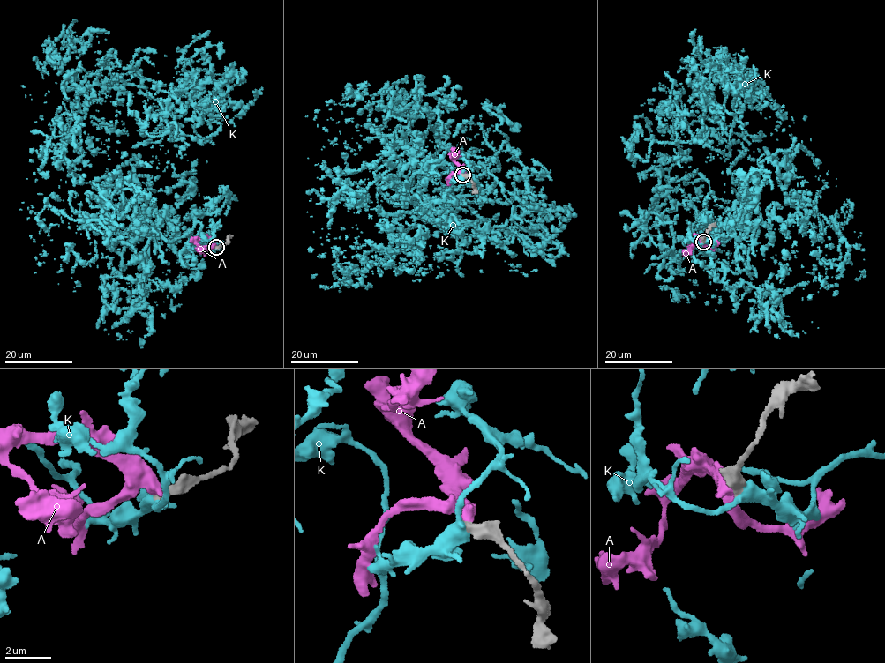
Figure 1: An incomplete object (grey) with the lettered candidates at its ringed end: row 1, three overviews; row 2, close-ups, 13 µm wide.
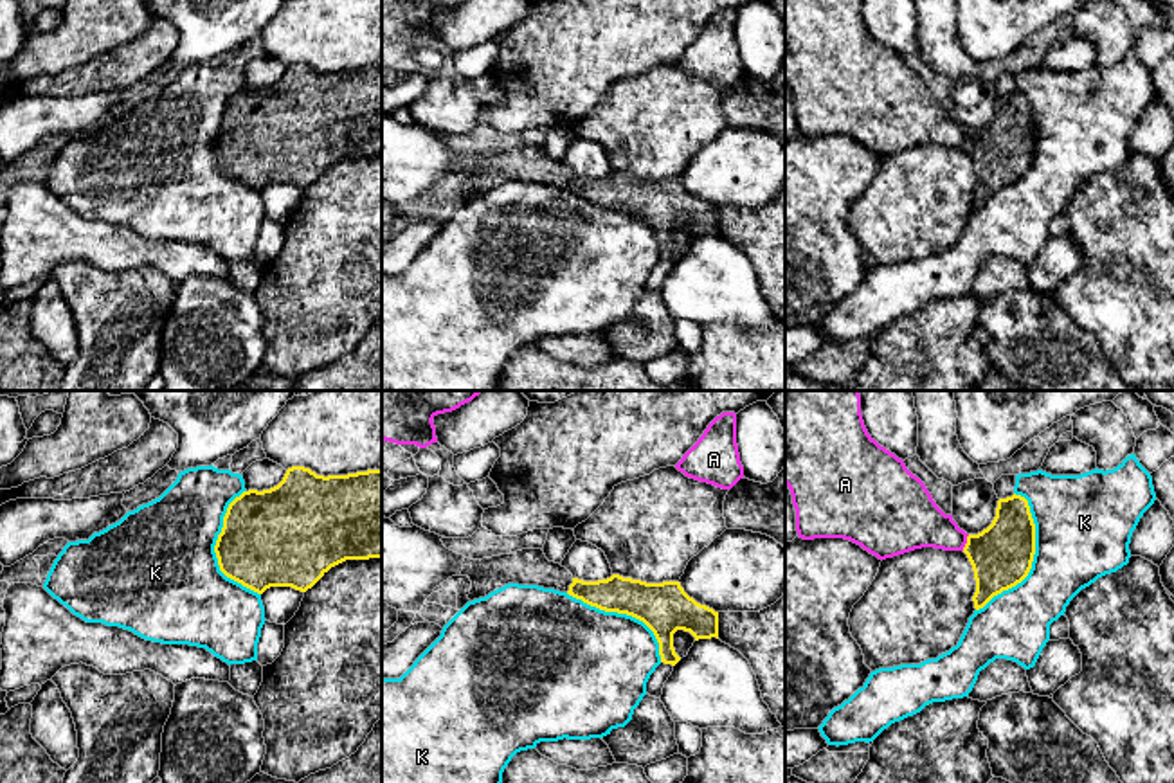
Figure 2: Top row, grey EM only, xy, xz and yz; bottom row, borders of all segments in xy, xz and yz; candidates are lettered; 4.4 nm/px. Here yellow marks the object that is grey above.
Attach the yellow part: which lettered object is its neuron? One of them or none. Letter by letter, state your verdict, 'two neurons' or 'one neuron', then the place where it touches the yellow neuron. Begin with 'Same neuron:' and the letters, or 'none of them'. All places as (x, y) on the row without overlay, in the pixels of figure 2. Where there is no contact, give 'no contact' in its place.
Same neuron: none of them
A: two neurons; meets yellow in yz at (967, 139)
K: two neurons; meets yellow in yz at (1032, 157)

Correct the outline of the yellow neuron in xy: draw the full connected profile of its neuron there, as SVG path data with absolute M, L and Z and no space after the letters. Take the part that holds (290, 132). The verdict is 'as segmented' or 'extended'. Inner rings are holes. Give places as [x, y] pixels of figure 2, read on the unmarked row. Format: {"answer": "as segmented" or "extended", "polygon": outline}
{"answer": "as segmented", "polygon": "M292 63L277 83L243 88L229 101L214 149L227 175L257 191L270 184L306 189L346 157L382 155L382 67L324 74Z"}

